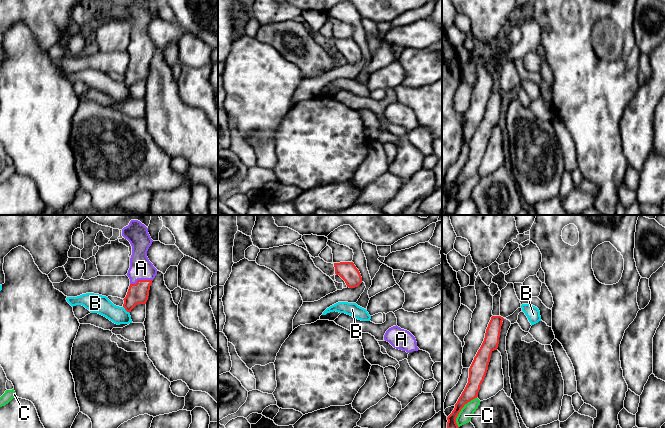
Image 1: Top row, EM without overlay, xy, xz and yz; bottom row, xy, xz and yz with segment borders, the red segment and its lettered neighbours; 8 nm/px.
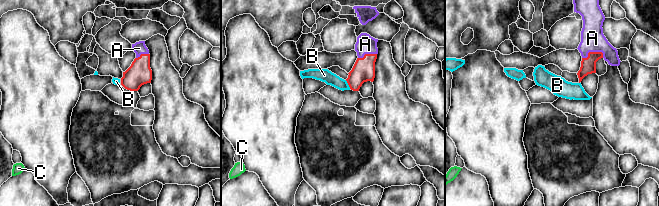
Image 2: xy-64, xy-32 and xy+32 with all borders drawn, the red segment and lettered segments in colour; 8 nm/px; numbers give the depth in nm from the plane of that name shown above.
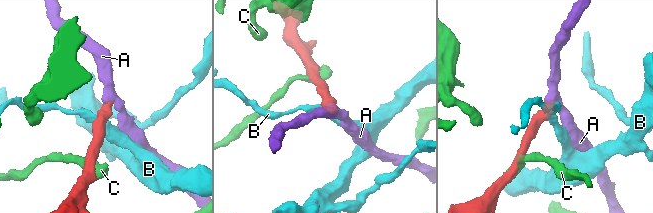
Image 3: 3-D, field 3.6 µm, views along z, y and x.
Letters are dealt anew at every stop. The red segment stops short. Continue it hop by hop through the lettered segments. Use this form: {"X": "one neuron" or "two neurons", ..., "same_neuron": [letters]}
{"A": "one neuron", "B": "two neurons", "C": "two neurons", "same_neuron": ["A"]}

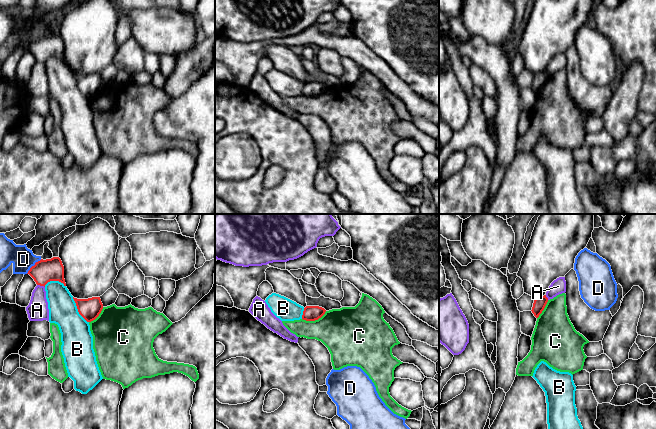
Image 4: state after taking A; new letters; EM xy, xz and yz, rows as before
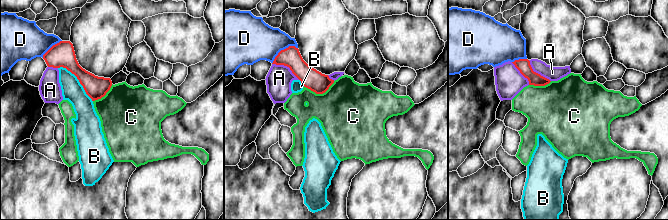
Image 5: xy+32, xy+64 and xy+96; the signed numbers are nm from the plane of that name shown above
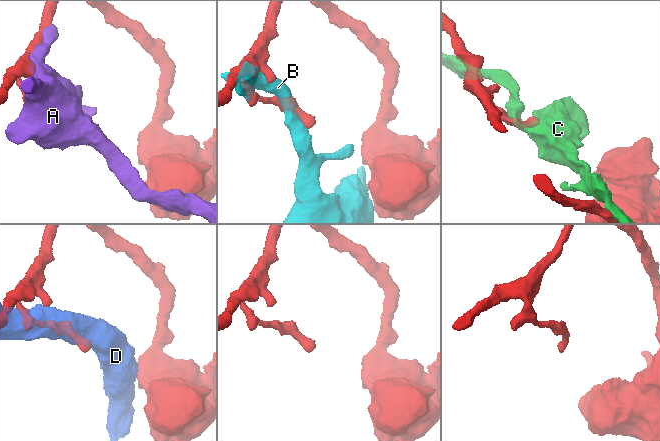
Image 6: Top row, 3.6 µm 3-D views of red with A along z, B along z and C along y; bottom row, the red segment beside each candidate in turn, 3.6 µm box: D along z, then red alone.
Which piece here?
{"A": "two neurons", "B": "two neurons", "C": "two neurons", "D": "two neurons", "same_neuron": []}

